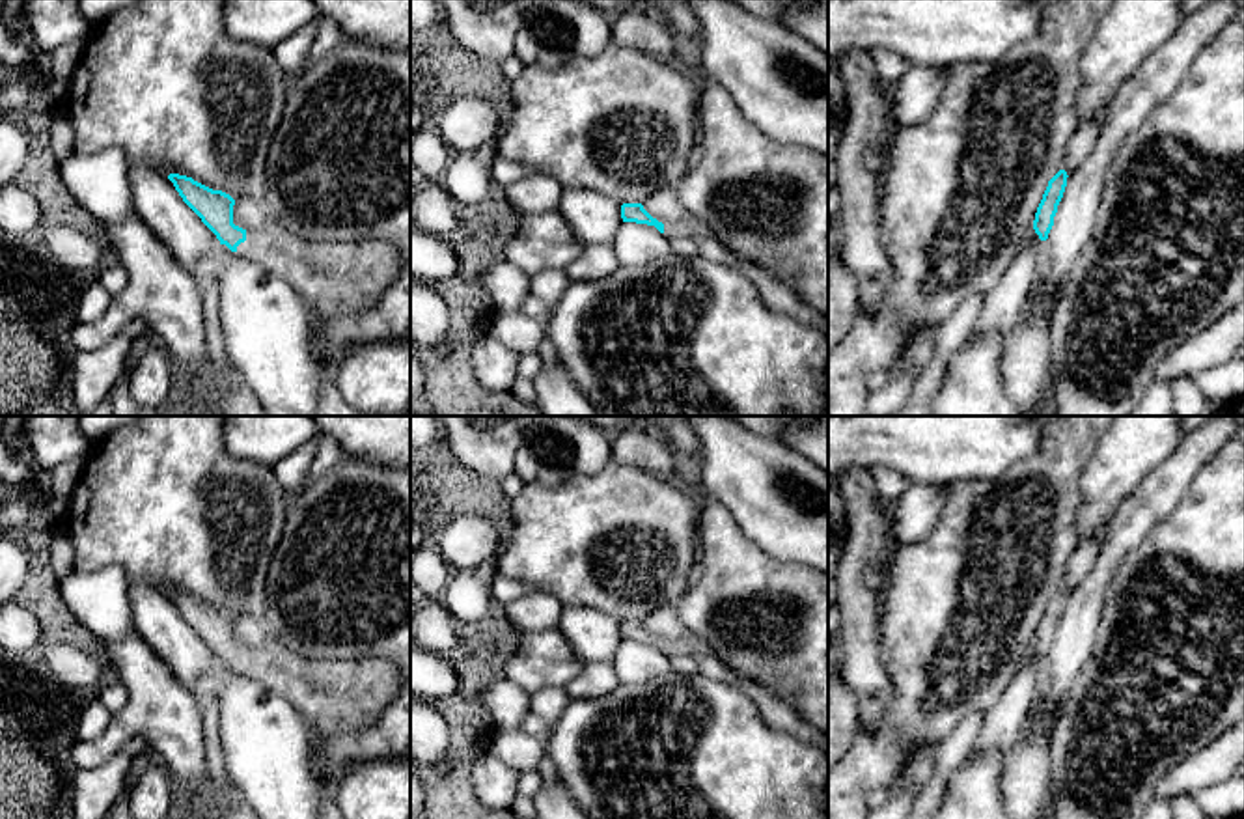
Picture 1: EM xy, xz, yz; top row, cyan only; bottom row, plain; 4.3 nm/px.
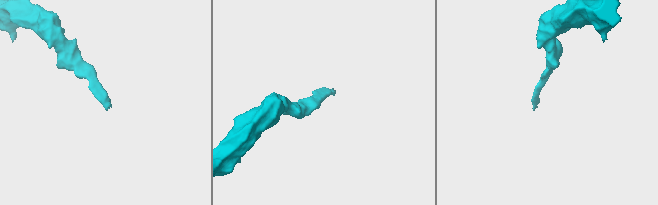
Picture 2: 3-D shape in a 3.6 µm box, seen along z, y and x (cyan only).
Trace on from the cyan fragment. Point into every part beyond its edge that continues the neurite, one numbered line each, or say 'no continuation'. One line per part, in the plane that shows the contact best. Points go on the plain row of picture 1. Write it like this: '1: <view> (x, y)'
1: xy (336, 696)

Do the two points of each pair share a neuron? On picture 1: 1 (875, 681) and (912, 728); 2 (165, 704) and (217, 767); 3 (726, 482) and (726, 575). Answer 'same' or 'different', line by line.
1: different
2: different
3: different

